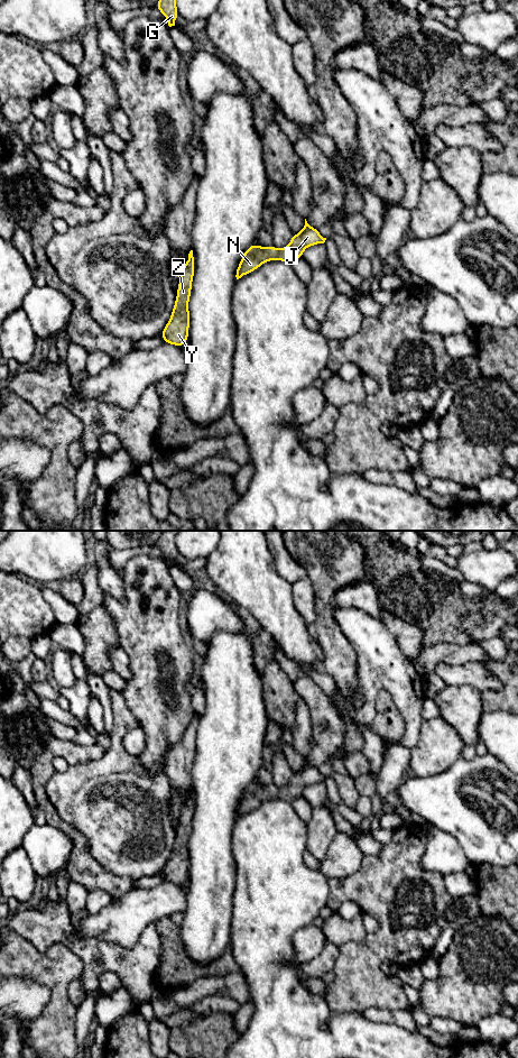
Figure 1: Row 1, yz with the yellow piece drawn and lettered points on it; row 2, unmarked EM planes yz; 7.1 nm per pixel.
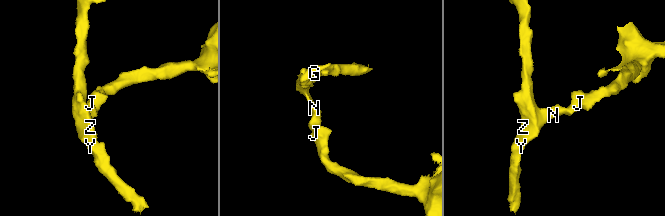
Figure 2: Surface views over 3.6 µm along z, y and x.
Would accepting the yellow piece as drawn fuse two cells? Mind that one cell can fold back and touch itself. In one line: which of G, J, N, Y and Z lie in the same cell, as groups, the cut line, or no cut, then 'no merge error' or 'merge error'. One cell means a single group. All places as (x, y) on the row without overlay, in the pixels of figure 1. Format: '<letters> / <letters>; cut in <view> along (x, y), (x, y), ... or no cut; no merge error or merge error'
G J N Y Z; no cut; no merge error

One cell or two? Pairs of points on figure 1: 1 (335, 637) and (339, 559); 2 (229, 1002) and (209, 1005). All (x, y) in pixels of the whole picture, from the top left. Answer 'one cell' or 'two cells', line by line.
1: one cell
2: one cell

